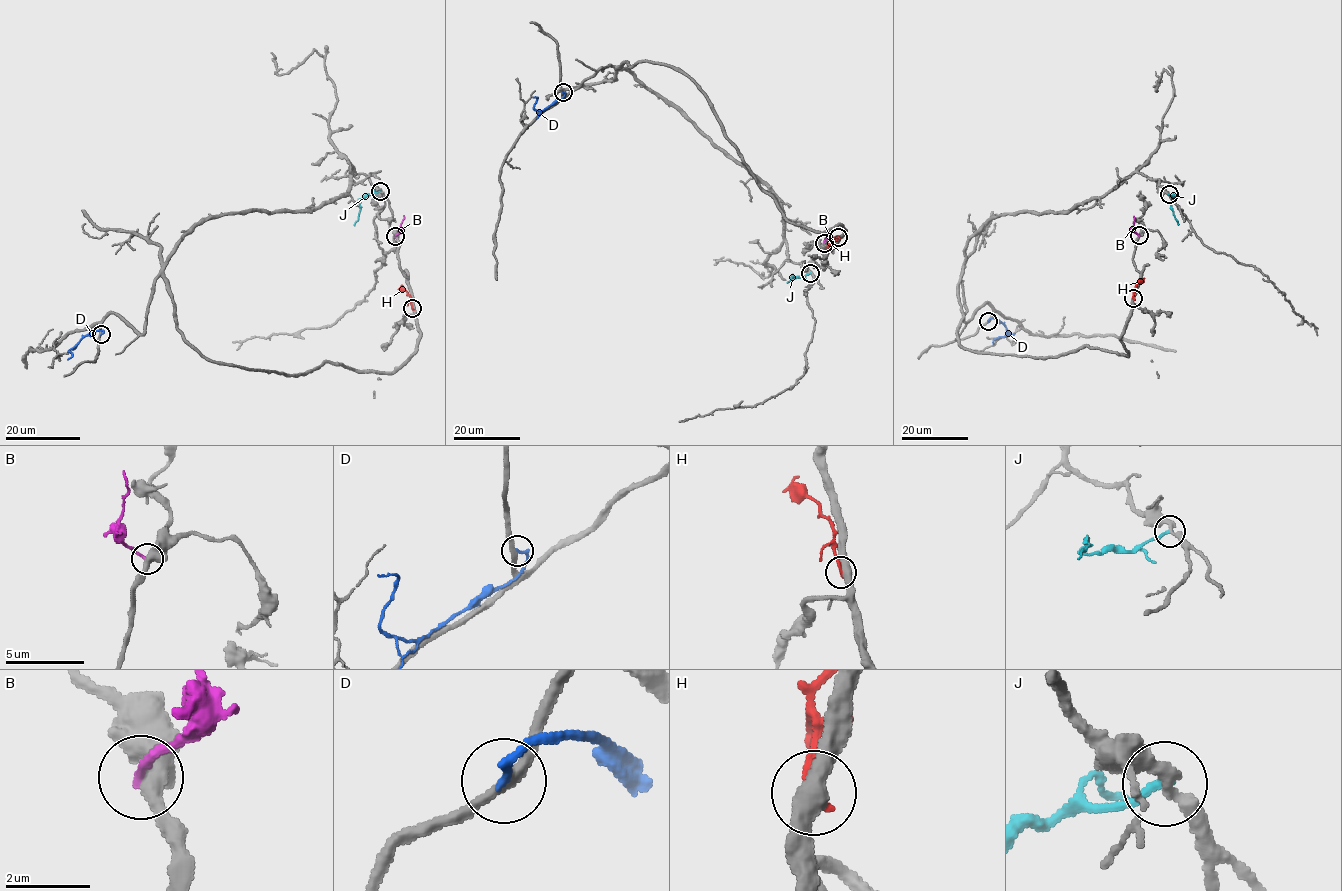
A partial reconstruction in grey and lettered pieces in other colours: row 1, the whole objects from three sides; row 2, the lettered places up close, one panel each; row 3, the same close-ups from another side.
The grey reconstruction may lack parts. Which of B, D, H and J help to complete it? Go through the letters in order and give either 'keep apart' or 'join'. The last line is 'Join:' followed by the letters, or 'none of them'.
B: keep apart
D: keep apart
H: keep apart
J: keep apart
Join: none of them

